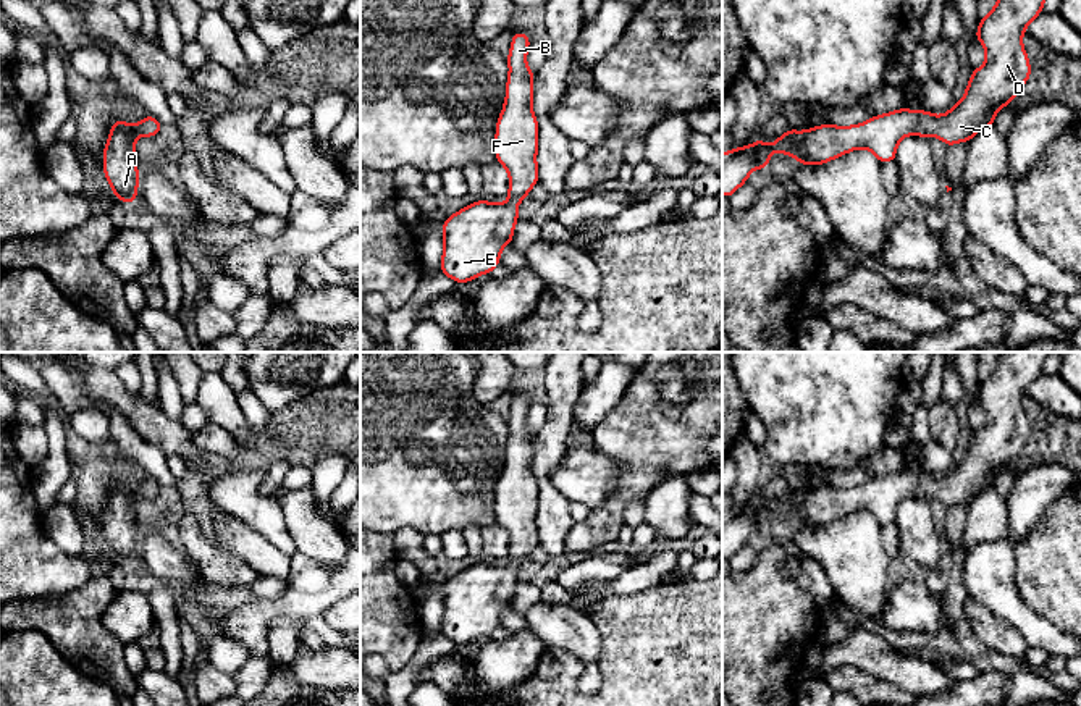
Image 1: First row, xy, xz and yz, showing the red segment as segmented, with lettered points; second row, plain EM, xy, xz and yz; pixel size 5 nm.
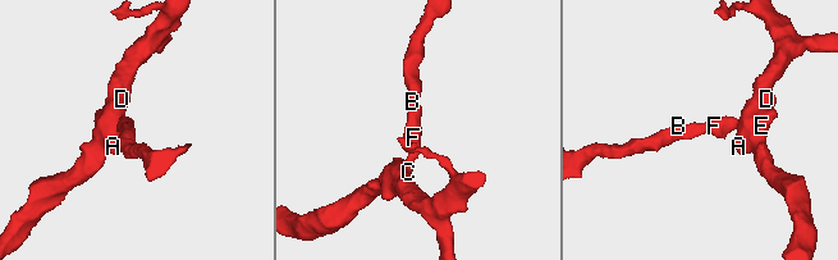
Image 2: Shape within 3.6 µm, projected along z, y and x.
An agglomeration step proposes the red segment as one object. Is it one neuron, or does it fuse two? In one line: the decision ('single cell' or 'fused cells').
single cell

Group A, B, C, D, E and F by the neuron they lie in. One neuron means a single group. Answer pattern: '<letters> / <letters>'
A B C D E F

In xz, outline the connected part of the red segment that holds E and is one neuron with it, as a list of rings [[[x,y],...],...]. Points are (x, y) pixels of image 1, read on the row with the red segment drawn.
[[[514,32],[506,57],[506,100],[496,123],[494,152],[509,173],[507,202],[477,200],[443,223],[440,270],[456,283],[490,275],[499,265],[501,249],[512,244],[517,205],[538,184],[538,121],[532,108],[535,73],[527,66],[528,47],[528,36]]]

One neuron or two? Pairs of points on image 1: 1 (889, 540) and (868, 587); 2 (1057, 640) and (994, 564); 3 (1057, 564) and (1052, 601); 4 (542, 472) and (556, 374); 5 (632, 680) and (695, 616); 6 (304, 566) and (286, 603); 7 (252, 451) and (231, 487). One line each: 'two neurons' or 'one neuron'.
1: two neurons
2: one neuron
3: one neuron
4: one neuron
5: one neuron
6: one neuron
7: two neurons

